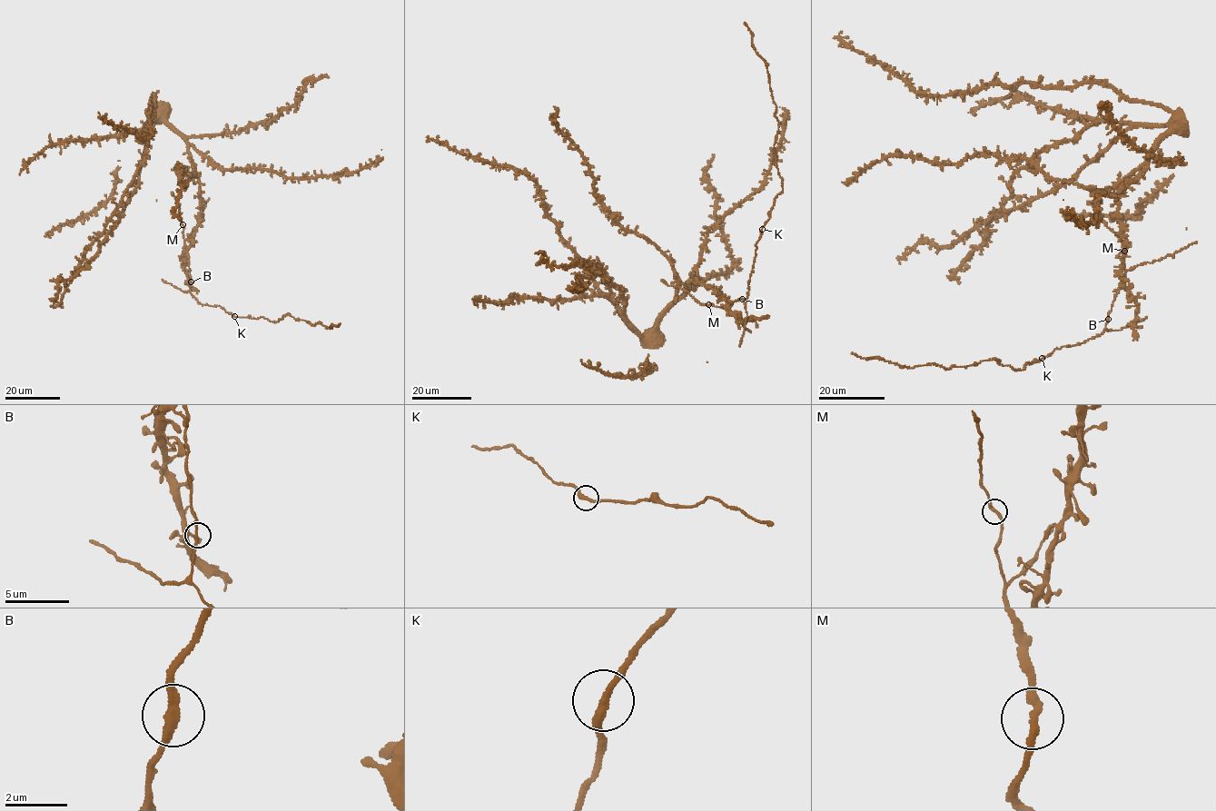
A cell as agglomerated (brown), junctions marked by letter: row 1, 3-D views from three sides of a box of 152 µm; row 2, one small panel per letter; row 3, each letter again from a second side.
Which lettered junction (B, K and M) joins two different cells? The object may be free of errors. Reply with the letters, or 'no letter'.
no letter

